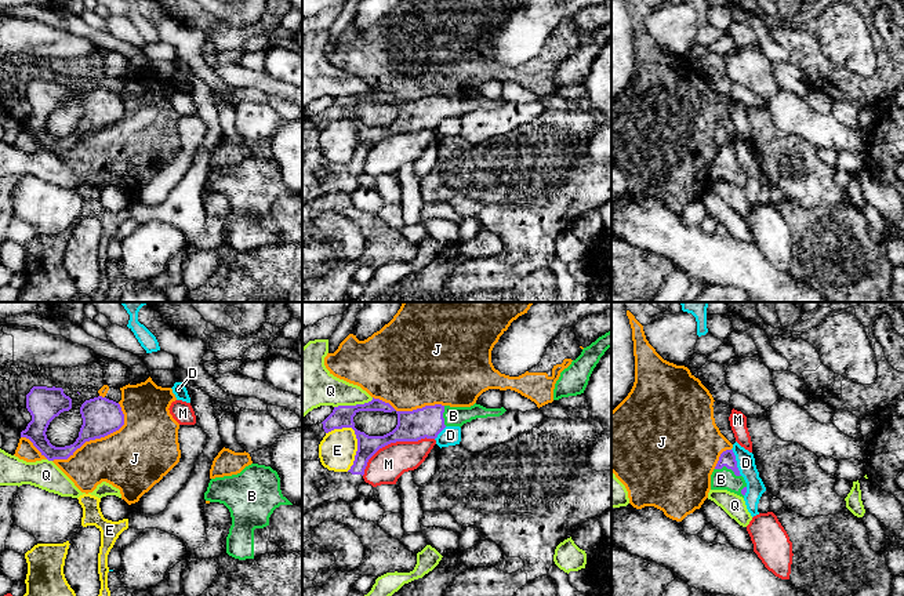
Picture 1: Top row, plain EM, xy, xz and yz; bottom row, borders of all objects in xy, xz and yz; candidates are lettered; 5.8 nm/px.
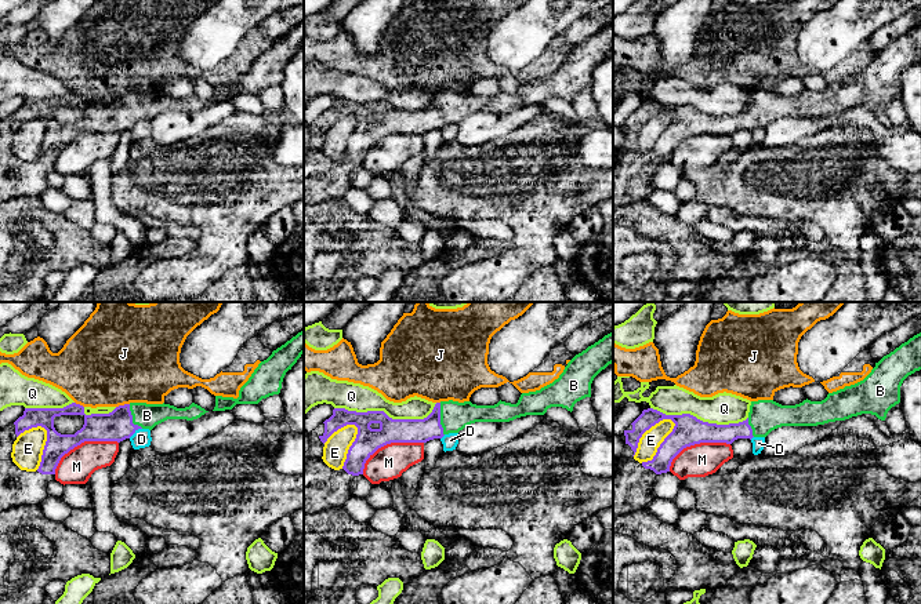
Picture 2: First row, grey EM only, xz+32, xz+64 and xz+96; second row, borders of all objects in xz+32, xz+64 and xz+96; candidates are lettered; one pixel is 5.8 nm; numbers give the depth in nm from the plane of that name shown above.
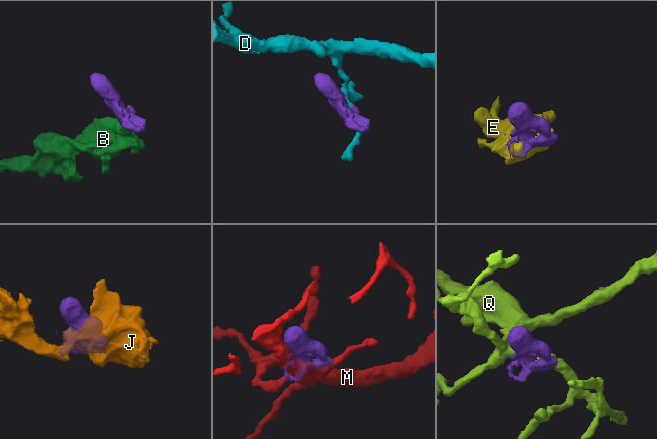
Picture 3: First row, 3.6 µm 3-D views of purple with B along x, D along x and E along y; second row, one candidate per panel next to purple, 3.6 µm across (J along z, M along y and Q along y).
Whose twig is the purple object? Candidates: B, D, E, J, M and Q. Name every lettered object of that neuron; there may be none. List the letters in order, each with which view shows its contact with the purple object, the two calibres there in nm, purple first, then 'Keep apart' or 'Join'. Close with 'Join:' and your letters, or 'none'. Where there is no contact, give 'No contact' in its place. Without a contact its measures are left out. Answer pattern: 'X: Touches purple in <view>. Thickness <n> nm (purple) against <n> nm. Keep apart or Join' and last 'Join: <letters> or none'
B: Touches purple in yz. Thickness 90 nm (purple) against 130 nm. Join
D: Touches purple in yz. Thickness 90 nm (purple) against 110 nm. Keep apart
E: Touches purple in xz. Thickness 130 nm (purple) against 220 nm. Keep apart
J: Touches purple in xy. Thickness 220 nm (purple) against 380 nm. Keep apart
M: Touches purple in xz. Thickness 180 nm (purple) against 200 nm. Keep apart
Q: Touches purple in xz. Thickness 130 nm (purple) against 220 nm. Keep apart
Join: B

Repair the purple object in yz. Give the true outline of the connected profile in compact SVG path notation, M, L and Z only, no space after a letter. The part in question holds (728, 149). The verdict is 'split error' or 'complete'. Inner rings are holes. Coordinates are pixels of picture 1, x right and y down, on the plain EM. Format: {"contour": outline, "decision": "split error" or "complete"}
{"contour": "M726 141L720 145L711 166L711 181L727 181L744 189L747 174L740 166L733 141Z", "decision": "split error"}

